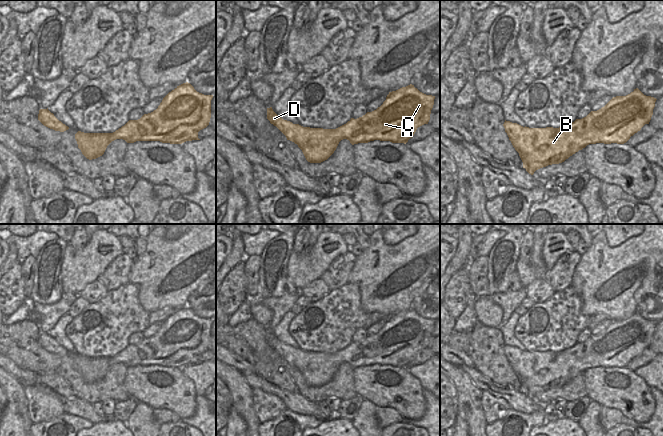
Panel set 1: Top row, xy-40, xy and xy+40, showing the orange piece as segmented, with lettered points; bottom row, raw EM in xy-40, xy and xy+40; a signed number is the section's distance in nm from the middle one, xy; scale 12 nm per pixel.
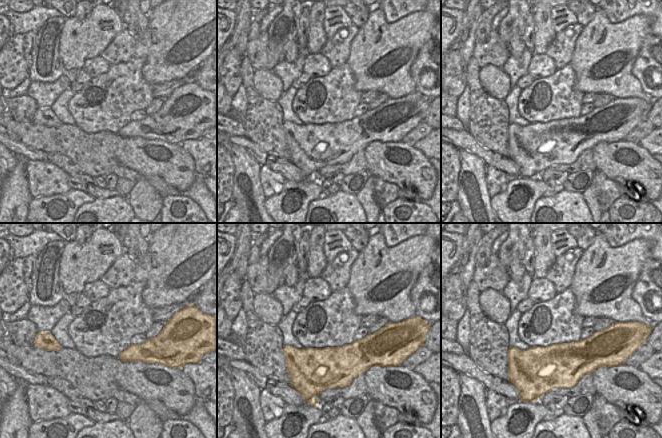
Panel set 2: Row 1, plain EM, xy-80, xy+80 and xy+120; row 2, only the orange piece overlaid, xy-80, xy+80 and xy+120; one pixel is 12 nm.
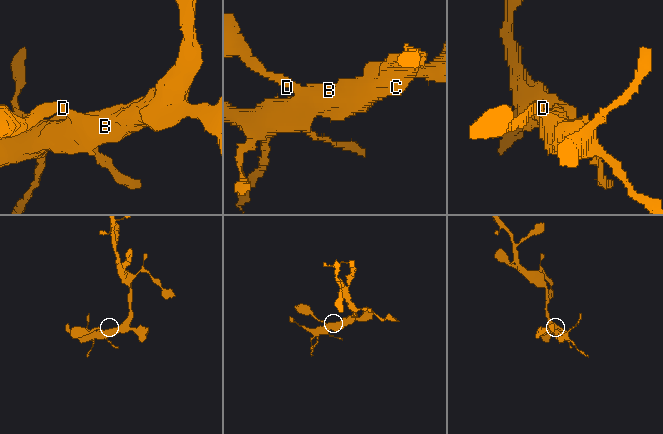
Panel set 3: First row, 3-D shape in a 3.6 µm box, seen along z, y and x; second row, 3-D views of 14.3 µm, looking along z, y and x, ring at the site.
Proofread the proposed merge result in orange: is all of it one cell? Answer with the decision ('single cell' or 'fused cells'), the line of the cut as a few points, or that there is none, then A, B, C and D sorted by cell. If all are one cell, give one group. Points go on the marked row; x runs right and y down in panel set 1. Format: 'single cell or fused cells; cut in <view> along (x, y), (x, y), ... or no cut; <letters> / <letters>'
single cell; no cut; A B C D

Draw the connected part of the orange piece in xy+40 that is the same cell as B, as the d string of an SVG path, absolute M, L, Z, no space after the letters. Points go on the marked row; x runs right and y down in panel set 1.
M636 88L626 96L613 97L604 107L591 111L586 117L559 128L529 128L506 120L503 126L513 147L519 153L523 168L533 175L540 168L564 162L589 144L626 143L645 124L649 124L656 100Z

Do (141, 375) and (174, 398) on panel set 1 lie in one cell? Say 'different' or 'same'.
same

